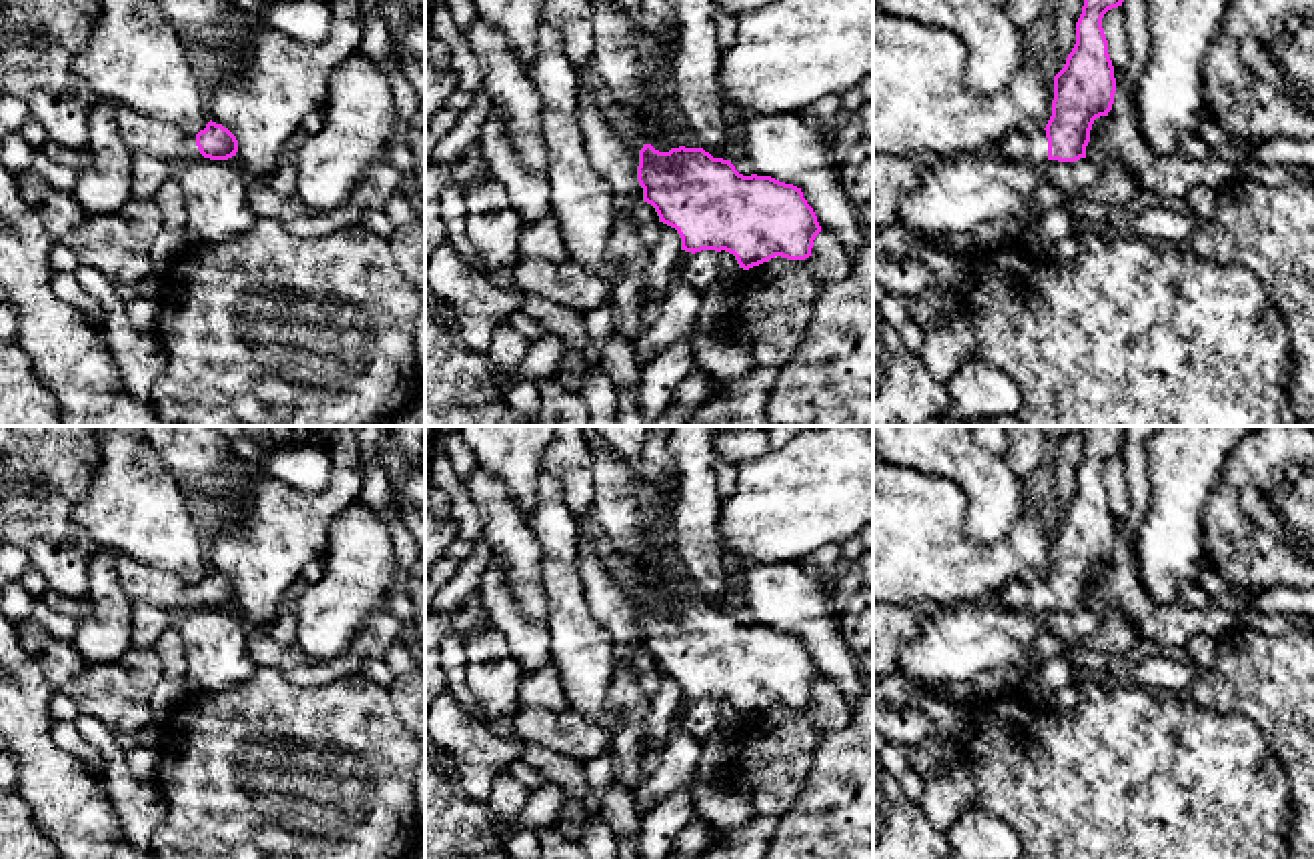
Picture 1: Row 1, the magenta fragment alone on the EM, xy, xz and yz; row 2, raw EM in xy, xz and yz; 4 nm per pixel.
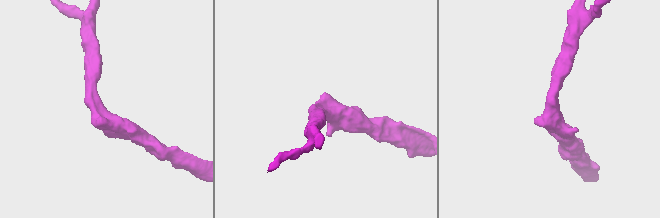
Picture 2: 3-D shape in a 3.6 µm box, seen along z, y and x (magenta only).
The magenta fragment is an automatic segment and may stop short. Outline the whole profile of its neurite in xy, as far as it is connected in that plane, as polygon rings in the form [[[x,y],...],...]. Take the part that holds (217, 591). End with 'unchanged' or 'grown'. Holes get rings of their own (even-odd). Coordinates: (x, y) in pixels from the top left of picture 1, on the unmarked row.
[[[116,553],[116,569],[120,585],[132,603],[154,605],[176,615],[202,605],[228,609],[238,601],[236,585],[212,569],[198,583],[190,583],[174,573],[142,565],[120,553]]]; grown

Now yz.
[[[1126,426],[1080,428],[1084,455],[1076,471],[1076,493],[1054,525],[1052,565],[1044,579],[1008,581],[996,595],[1000,607],[1030,611],[1036,617],[1048,609],[1086,607],[1094,569],[1112,559],[1116,527],[1102,467],[1108,459],[1122,455]]]; grown

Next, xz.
[[[603,545],[607,571],[639,601],[637,631],[659,671],[677,679],[685,701],[729,701],[749,719],[775,705],[805,709],[821,681],[801,637],[771,625],[743,625],[703,597],[659,601],[643,593],[631,561]]]; grown

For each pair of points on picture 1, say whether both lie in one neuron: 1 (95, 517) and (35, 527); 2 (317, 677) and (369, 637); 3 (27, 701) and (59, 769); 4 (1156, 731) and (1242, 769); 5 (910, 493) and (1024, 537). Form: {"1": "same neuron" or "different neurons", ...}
{"1": "different neurons", "2": "same neuron", "3": "same neuron", "4": "same neuron", "5": "same neuron"}

